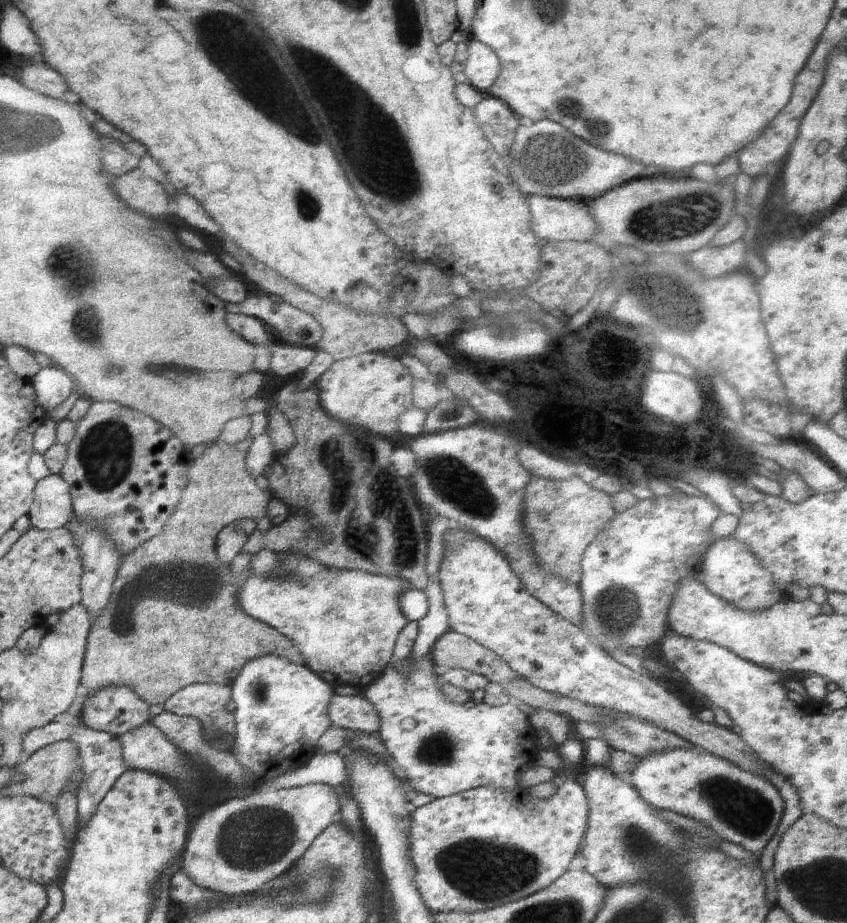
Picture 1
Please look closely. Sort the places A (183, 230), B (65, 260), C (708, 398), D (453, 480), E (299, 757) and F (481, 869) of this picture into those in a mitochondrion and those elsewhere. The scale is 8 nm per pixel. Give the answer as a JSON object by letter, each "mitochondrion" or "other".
{"A":"mitochondrion","B":"mitochondrion","C":"other","D":"mitochondrion","E":"other","F":"mitochondrion"}

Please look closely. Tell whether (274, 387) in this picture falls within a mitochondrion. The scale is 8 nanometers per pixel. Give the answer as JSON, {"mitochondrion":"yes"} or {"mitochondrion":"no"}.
{"mitochondrion":"no"}

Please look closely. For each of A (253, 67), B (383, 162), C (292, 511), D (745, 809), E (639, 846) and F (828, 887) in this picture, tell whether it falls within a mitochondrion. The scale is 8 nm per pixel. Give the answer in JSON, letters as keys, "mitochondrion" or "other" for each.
{"A":"mitochondrion","B":"mitochondrion","C":"other","D":"mitochondrion","E":"mitochondrion","F":"mitochondrion"}

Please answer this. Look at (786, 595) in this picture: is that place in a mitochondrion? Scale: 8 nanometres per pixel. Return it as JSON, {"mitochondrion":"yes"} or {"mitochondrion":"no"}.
{"mitochondrion":"no"}

